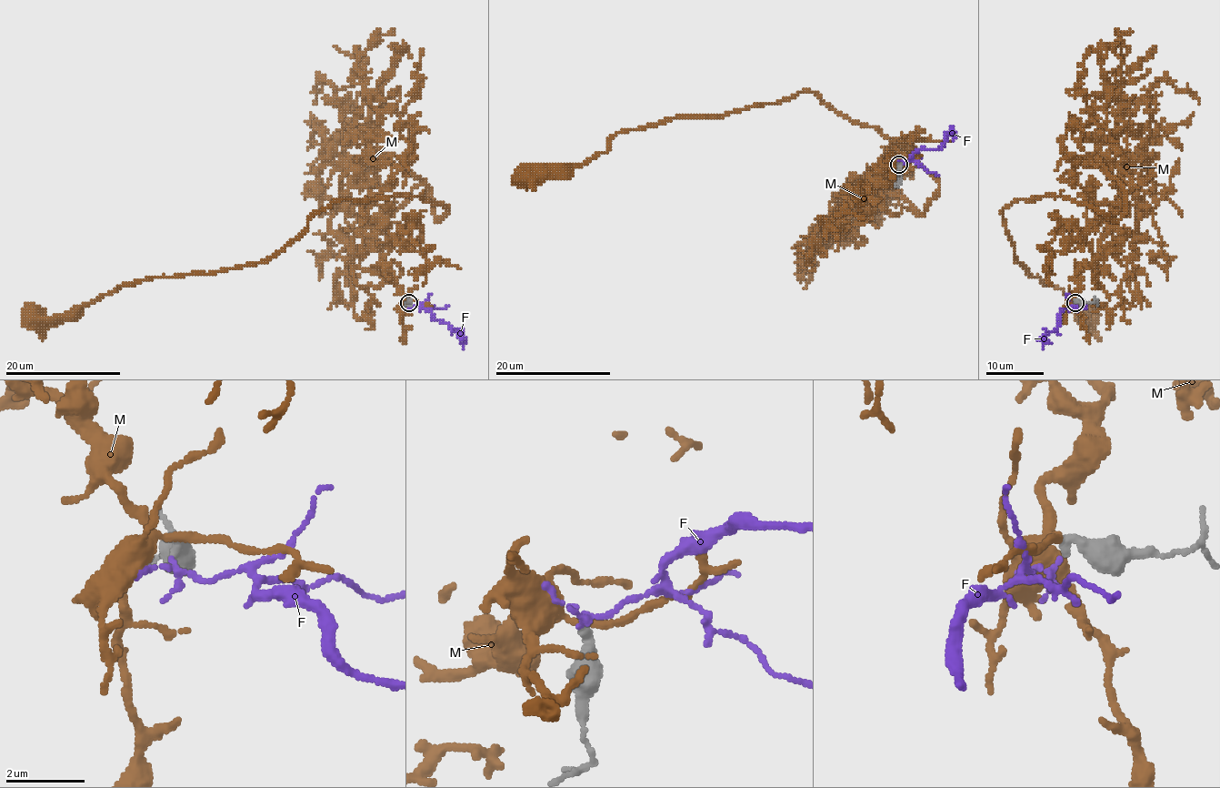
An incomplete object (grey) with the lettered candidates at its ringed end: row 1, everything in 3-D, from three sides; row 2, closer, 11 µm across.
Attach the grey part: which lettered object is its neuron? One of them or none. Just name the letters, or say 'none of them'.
F

